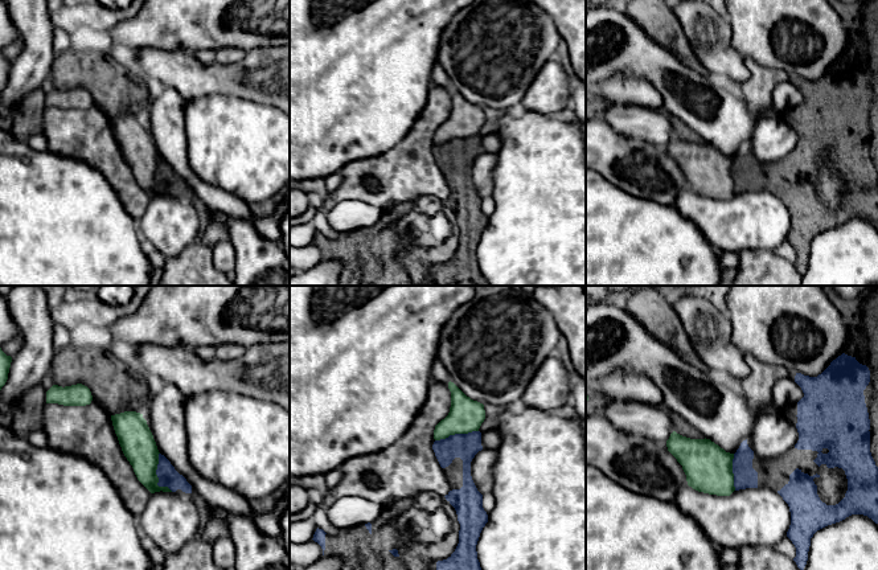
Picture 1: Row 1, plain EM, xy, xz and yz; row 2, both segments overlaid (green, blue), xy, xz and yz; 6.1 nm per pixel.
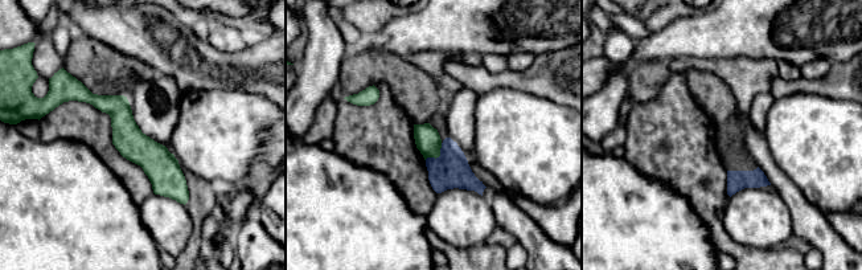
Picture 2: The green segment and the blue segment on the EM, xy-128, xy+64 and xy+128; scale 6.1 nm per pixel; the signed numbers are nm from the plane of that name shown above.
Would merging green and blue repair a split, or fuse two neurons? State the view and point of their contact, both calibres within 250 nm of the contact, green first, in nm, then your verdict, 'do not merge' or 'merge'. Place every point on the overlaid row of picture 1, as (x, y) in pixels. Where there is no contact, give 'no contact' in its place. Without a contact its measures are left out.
xy (156, 476) | 200/120 nm | do not merge

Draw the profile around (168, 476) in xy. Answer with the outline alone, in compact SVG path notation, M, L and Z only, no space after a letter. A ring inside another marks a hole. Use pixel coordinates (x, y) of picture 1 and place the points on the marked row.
M159 454L156 475L159 477L159 487L168 487L172 492L181 489L185 493L192 493L192 485L182 475L180 475L175 469L171 462L161 454Z

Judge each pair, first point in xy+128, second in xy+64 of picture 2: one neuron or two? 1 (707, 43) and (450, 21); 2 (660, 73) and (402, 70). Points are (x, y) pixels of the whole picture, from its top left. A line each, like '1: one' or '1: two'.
1: one
2: one

